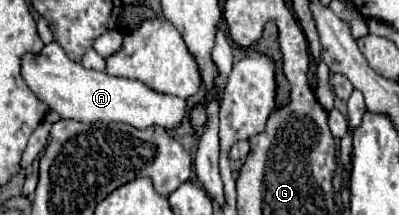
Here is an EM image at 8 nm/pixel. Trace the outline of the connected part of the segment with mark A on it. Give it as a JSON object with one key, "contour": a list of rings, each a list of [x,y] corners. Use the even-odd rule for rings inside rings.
{"contour":[[[57,42],[47,44],[37,58],[33,58],[31,54],[23,56],[21,74],[27,86],[65,120],[79,120],[79,122],[103,120],[107,124],[123,122],[143,130],[151,126],[177,128],[189,116],[189,108],[183,98],[155,92],[139,80],[115,78],[109,76],[107,72],[87,70],[81,64],[71,62]]]}

